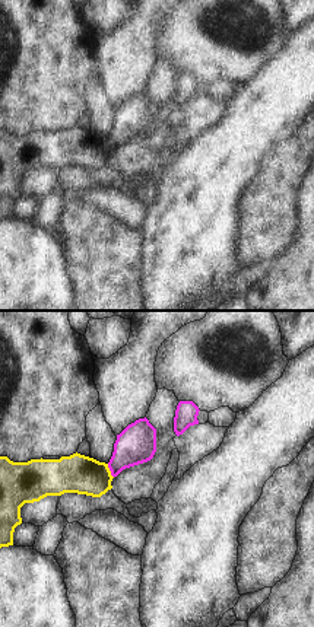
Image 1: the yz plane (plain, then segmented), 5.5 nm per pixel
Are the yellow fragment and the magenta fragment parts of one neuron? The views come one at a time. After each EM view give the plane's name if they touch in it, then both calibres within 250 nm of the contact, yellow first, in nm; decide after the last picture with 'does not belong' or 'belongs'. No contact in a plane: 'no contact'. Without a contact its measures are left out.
yz | 220/220 nm

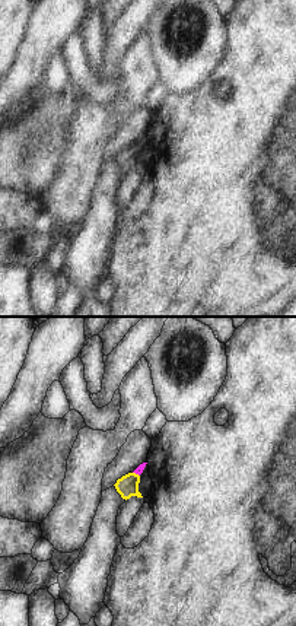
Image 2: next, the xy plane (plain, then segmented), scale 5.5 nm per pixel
xy | 120/50 nm

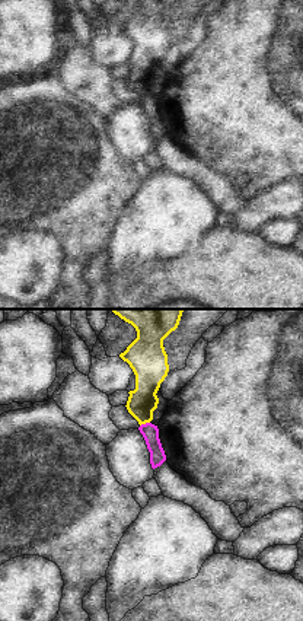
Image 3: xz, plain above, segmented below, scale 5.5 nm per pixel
xz | 160/90 nm

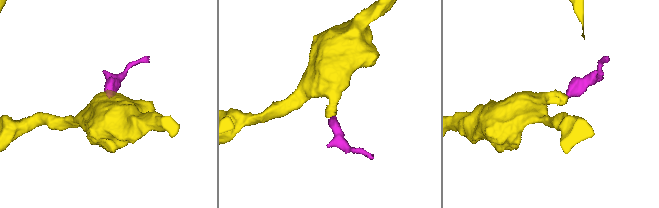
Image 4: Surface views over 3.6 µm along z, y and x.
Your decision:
does not belong

